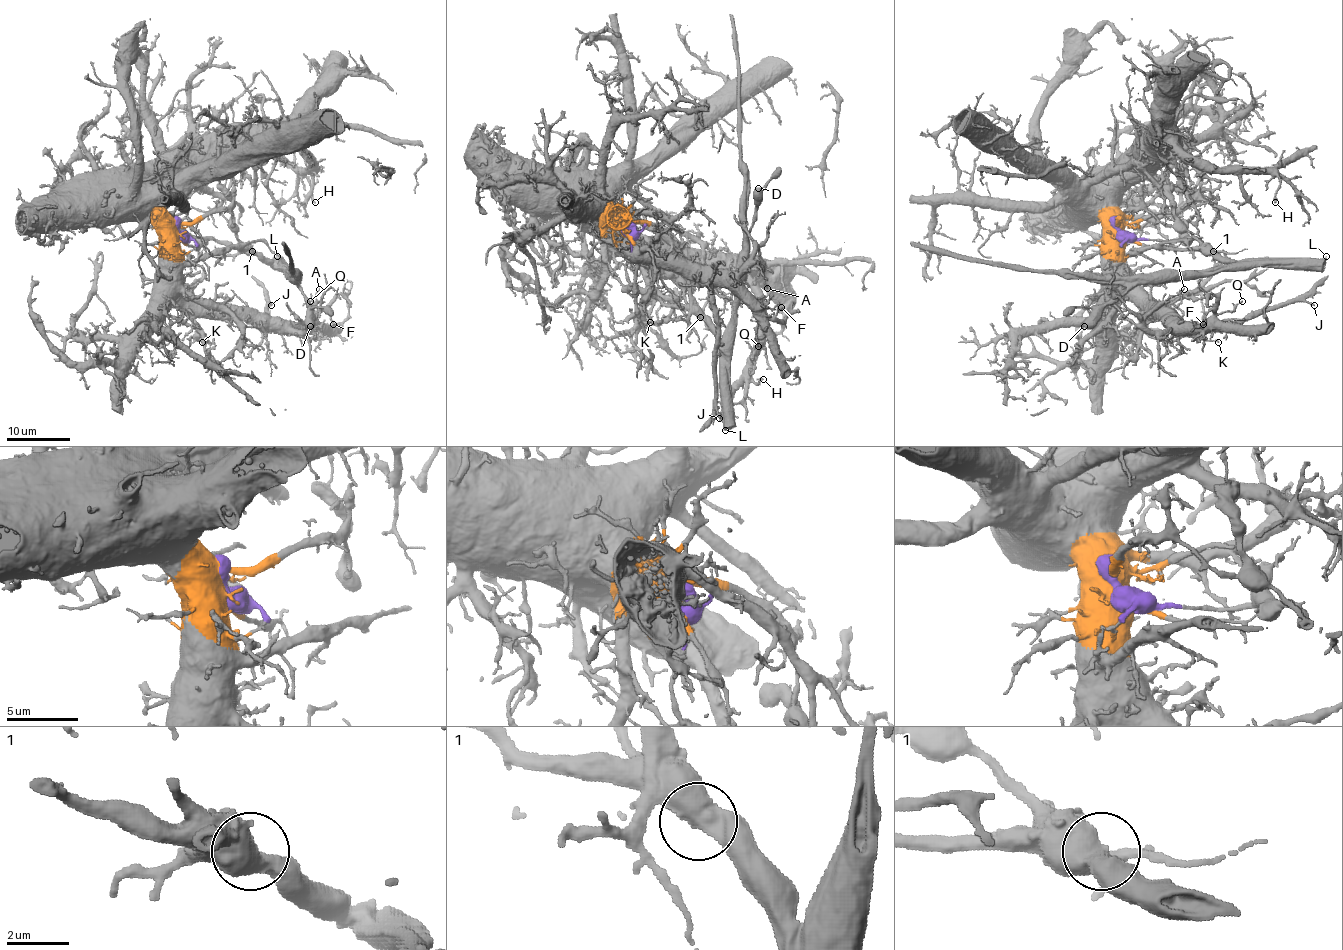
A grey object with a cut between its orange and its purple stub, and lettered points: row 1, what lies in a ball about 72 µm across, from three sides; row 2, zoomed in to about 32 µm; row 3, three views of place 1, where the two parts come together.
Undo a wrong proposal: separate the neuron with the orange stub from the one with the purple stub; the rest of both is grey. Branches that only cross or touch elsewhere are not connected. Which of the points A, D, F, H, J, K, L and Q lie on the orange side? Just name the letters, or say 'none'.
A, F, H, J, K, Q

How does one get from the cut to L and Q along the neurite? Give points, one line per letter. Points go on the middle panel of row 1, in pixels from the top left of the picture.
L: (625, 224), (625, 233), (631, 241), (626, 278), (649, 288), (664, 303), (690, 307), (715, 337), (725, 429)
Q: (625, 224), (626, 238), (641, 251), (685, 259), (712, 268), (763, 323), (766, 331), (757, 340), (758, 346)

